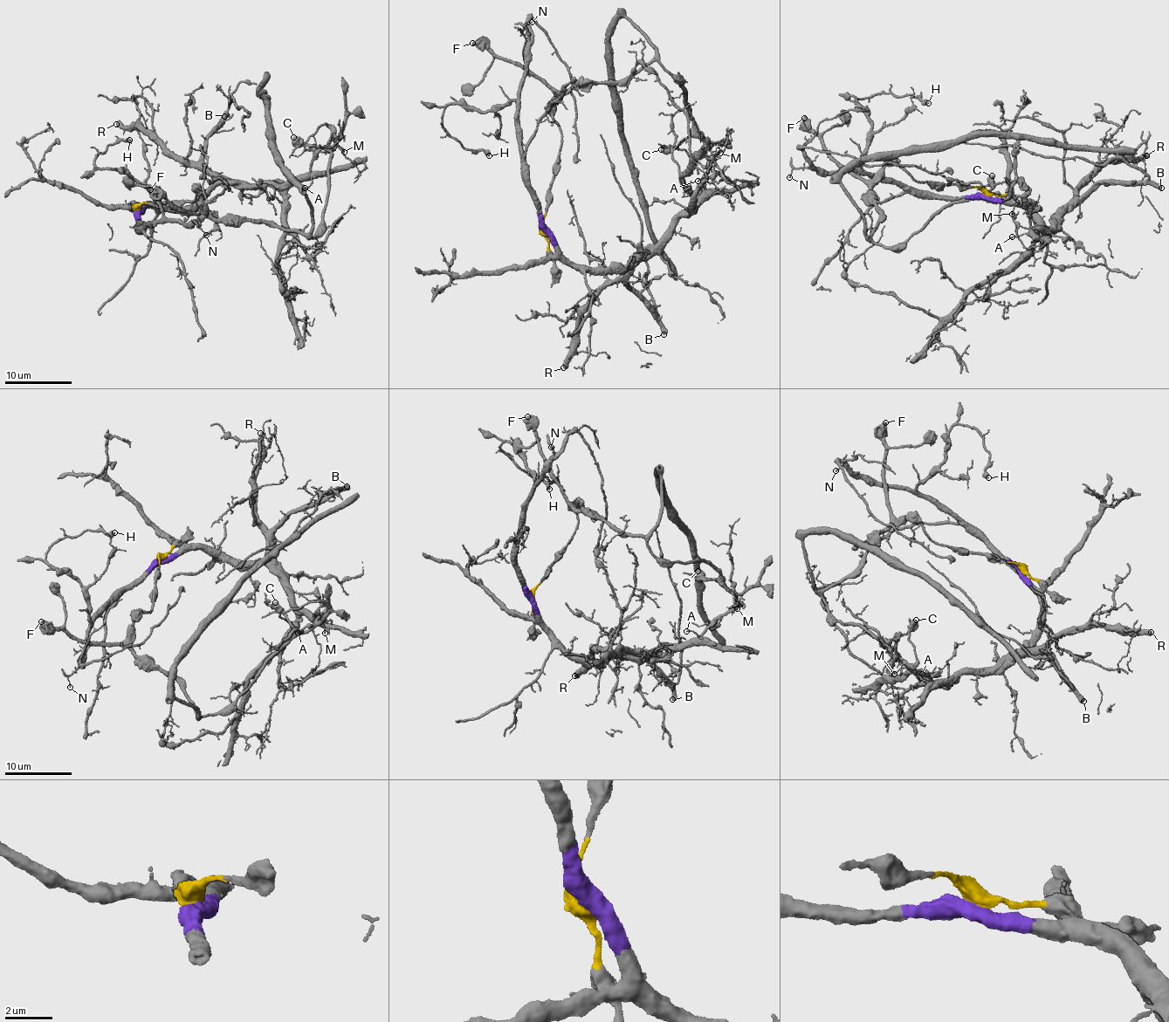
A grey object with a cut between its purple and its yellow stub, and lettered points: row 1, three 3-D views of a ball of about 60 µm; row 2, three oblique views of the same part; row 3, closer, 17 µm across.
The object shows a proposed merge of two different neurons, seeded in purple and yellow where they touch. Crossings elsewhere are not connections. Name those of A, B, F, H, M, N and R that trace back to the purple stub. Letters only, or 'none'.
A, B, H, M, N, R

